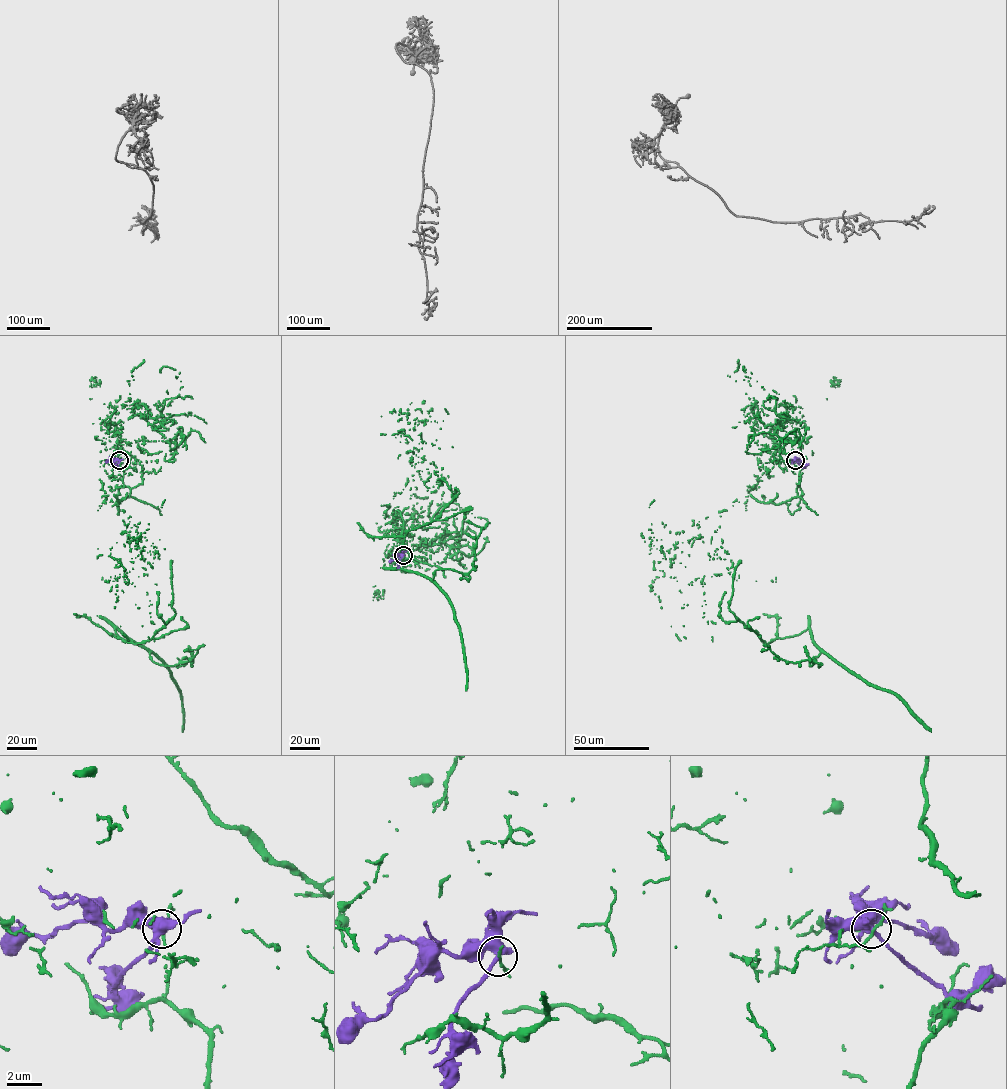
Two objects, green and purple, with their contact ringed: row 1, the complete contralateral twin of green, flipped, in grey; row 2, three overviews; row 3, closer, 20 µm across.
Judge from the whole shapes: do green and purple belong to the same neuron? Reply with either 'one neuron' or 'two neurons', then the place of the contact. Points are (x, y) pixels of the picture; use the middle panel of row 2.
two neurons; place (403, 555)

